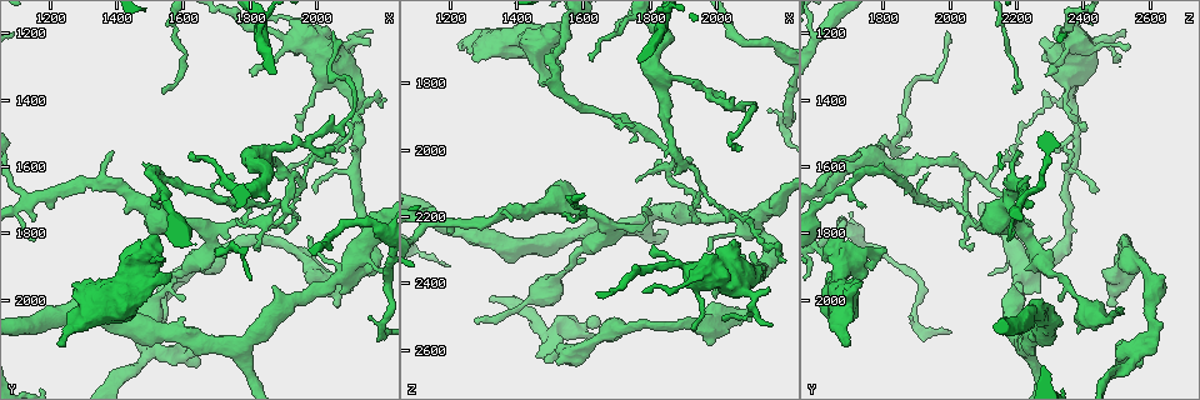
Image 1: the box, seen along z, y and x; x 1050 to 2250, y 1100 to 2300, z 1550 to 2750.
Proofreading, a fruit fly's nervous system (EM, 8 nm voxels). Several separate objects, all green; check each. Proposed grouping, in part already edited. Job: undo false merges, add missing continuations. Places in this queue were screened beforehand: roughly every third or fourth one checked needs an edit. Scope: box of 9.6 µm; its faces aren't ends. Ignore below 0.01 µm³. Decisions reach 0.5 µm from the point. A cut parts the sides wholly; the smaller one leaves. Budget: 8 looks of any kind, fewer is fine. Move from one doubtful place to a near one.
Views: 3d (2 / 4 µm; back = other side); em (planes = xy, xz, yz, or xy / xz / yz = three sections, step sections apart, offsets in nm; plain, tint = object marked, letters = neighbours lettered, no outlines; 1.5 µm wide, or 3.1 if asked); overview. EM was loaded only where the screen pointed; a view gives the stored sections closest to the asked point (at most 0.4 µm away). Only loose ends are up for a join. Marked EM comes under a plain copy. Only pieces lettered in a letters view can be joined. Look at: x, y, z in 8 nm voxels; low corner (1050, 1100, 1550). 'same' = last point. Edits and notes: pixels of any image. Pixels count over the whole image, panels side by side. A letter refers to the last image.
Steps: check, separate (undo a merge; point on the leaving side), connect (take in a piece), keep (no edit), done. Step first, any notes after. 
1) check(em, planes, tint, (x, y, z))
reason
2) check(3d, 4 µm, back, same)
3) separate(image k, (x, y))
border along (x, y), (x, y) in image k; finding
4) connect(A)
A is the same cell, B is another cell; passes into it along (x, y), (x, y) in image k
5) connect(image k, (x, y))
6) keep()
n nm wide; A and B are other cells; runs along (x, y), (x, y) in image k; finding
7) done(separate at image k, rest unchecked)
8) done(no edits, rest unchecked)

check(3d, 4 µm, (1370, 1660, 2180))
a fork

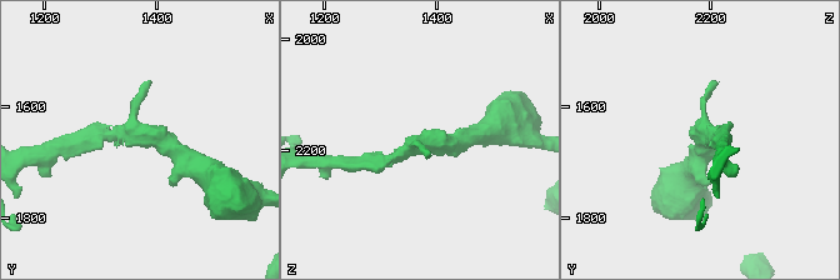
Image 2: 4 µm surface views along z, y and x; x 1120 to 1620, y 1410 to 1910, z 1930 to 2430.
check(em, xy, step 4, letters, (1370, 1650, 2185))

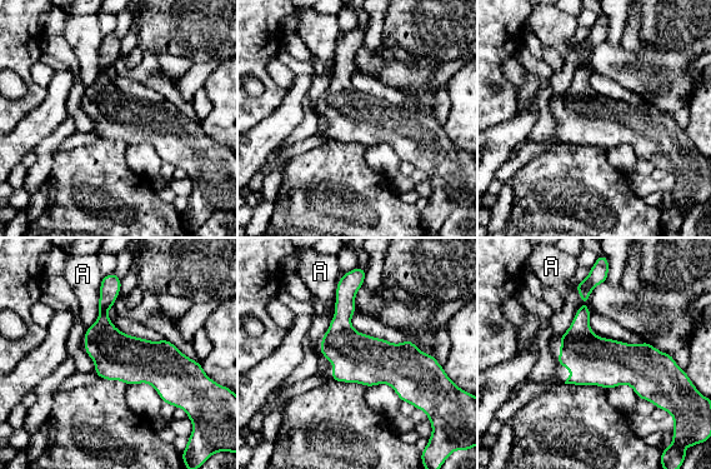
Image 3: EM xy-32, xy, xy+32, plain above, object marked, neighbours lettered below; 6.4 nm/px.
keep()
300 nm wide; A is another cell; runs along (586, 284), (584, 333), (656, 402) in image 3; continuous, no second neuron

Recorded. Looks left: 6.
check(3d, 4 µm, (1860, 1640, 1660))
abrupt turn

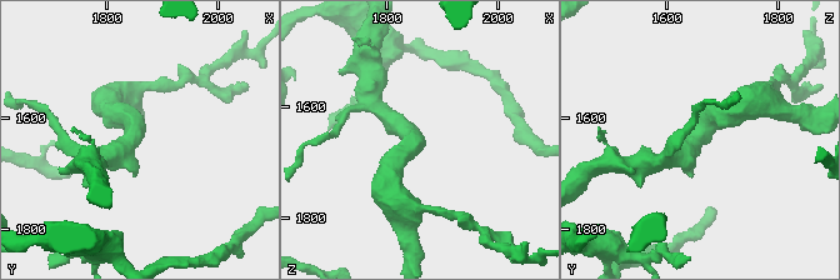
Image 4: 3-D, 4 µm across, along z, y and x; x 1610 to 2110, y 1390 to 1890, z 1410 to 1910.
check(em, planes, letters, (1855, 1630, 1660))
arms of 260, 400 nm

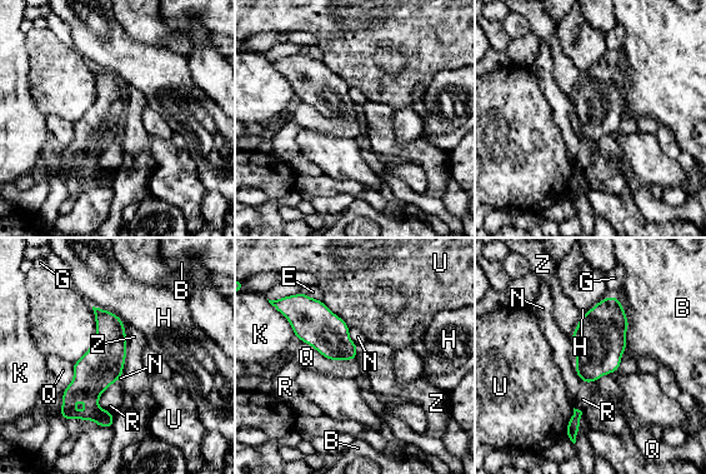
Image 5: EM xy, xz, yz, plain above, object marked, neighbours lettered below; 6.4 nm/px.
keep()
260 nm wide; B, E, G, H, K, N, Q, R, U and Z are other cells; border along (124, 323), (126, 358), (120, 377) in image 5; all the same neuron

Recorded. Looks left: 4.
check(em, yz, step 4, tint, (1980, 1530, 1820))
arms part here

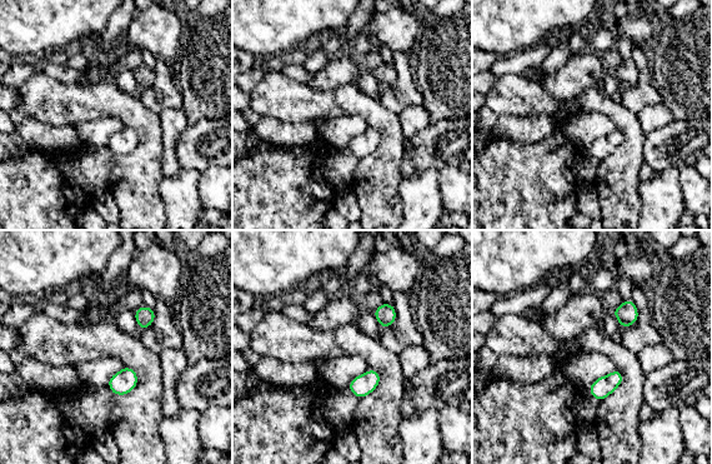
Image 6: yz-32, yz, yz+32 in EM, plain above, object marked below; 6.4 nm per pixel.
check(em, xy, step 8, tint, same)

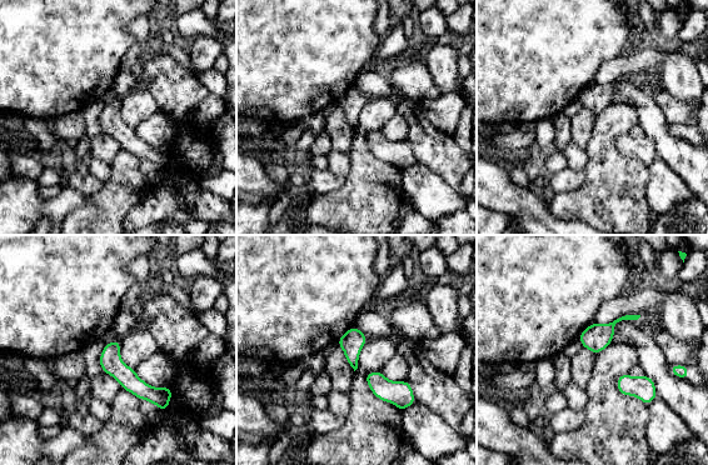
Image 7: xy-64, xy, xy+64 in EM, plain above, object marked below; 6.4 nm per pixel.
check(em, xy, step 8, letters, same)
what lies round it

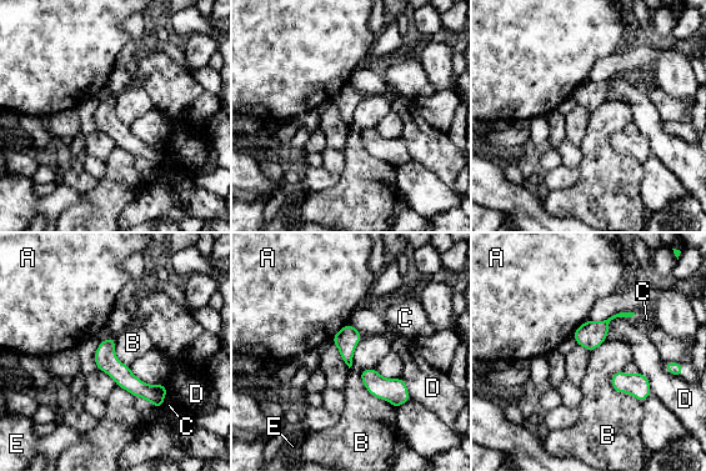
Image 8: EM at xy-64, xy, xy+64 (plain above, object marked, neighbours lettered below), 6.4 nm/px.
keep()
B touches over 340 nm; A, B, C, D and E are other cells; continuous, no second neuron

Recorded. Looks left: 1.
done(no edits, rest unchecked)

